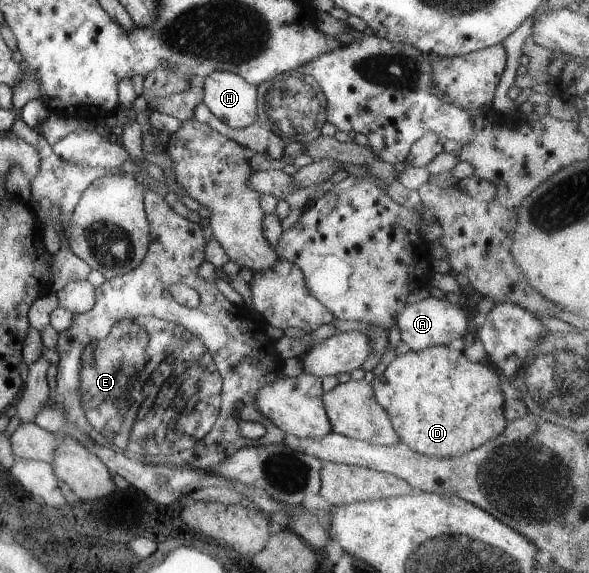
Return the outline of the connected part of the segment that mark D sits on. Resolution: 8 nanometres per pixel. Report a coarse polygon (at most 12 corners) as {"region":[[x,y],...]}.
{"region":[[448,345],[371,385],[400,442],[460,456],[508,424],[496,368]]}

